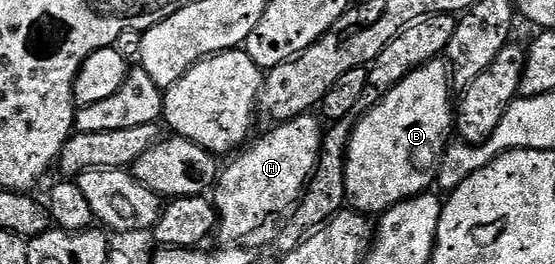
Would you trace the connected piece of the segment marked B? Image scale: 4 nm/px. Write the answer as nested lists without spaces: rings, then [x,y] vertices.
[[[442,59],[429,61],[421,69],[408,74],[400,84],[392,87],[392,91],[388,91],[388,95],[383,101],[379,101],[377,105],[367,108],[365,112],[362,122],[359,120],[355,124],[354,131],[350,134],[350,146],[346,149],[346,200],[357,212],[363,215],[381,215],[396,203],[415,197],[418,193],[427,192],[435,184],[438,176],[438,167],[442,164],[442,155],[445,153],[448,144],[446,136],[452,133],[456,125],[456,93],[452,88],[452,70],[449,64]]]

